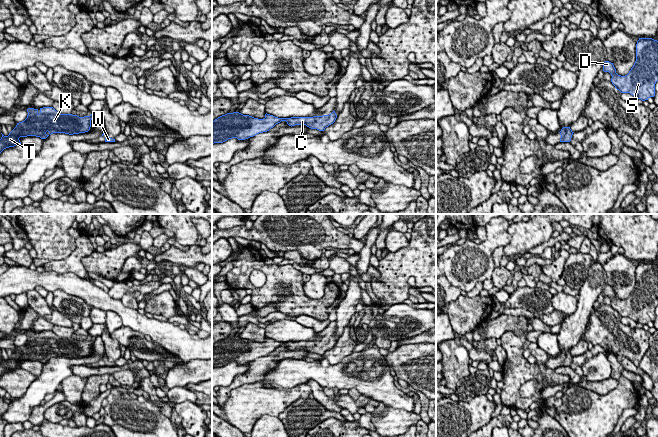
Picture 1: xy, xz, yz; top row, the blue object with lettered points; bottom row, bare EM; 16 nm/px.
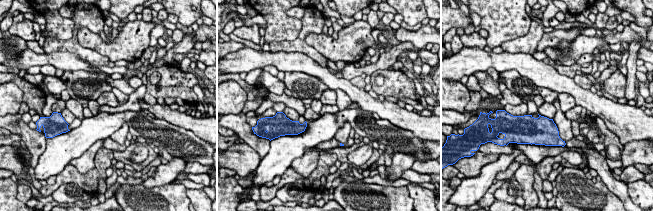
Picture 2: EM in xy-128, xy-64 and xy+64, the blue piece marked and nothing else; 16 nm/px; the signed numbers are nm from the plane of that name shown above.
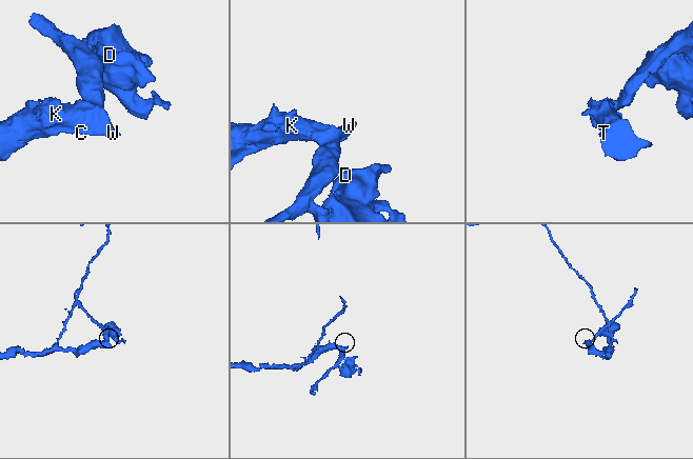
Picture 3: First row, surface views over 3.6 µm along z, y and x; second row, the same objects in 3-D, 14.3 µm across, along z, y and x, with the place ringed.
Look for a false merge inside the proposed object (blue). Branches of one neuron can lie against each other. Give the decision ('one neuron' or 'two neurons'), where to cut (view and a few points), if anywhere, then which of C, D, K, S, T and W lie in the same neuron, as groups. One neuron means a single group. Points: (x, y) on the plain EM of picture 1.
one neuron; cut none; groups C D K S T W

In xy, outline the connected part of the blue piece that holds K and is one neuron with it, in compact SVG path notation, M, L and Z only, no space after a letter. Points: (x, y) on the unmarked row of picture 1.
M53 331L38 333L28 332L27 342L17 347L16 351L0 363L0 377L9 371L21 368L19 362L36 360L46 363L53 357L65 357L69 359L85 357L90 354L91 344L95 340L79 341L72 338L60 338Z

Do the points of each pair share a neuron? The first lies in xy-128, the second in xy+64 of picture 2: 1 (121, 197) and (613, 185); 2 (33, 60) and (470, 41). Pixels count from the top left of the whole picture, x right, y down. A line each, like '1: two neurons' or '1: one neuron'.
1: two neurons
2: two neurons

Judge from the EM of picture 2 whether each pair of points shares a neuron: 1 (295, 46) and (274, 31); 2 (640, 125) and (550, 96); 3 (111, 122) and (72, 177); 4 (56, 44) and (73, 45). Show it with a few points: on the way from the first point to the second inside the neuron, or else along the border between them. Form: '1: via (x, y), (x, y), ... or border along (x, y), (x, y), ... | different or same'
1: border along (302, 22), (302, 28), (294, 39), (268, 43) | different
2: border along (538, 86), (558, 93) | different
3: border along (68, 163), (55, 175) | different
4: via (60, 45), (69, 45) | same

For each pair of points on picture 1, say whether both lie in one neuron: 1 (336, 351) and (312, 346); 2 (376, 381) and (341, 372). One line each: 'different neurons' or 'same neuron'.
1: different neurons
2: same neuron

